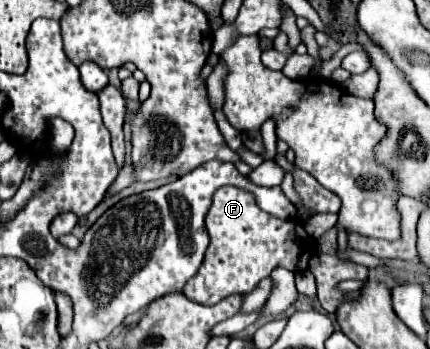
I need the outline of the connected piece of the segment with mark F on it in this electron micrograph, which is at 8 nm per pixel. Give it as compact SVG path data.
M222 186L216 190L214 198L212 198L212 206L206 214L206 230L210 234L210 246L206 250L206 258L198 270L196 276L192 276L182 294L188 296L188 300L200 302L204 306L212 306L218 304L222 298L230 296L230 294L248 294L254 290L254 286L262 280L268 278L270 272L278 266L288 268L288 270L304 270L308 268L310 258L316 254L316 242L308 236L308 232L304 230L304 224L300 224L298 220L294 222L290 220L280 220L264 210L258 208L254 194L250 194L244 188L236 188L236 186Z

